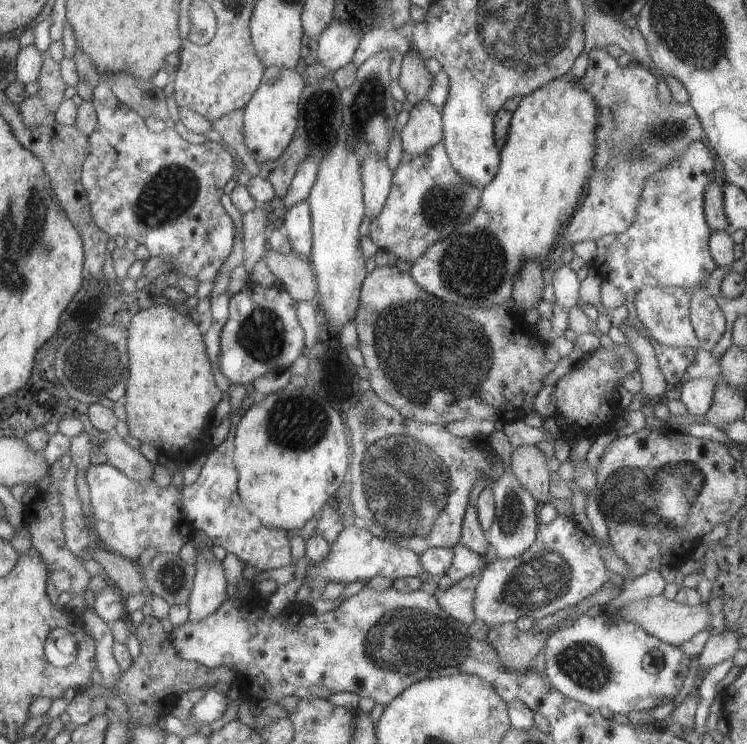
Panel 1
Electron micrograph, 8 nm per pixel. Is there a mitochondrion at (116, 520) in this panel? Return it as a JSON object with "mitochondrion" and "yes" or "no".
{"mitochondrion":"no"}

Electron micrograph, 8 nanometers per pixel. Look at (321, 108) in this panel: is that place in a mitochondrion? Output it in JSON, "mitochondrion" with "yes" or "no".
{"mitochondrion":"yes"}

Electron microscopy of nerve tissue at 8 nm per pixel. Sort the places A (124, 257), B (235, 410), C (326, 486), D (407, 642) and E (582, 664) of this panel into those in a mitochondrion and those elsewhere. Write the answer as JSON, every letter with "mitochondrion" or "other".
{"A":"other","B":"other","C":"other","D":"mitochondrion","E":"mitochondrion"}

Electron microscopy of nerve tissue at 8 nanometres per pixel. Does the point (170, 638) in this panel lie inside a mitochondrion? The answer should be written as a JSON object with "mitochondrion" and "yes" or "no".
{"mitochondrion":"no"}

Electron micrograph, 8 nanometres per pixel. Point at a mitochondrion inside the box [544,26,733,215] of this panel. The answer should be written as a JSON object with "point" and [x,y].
{"point":[663,132]}

